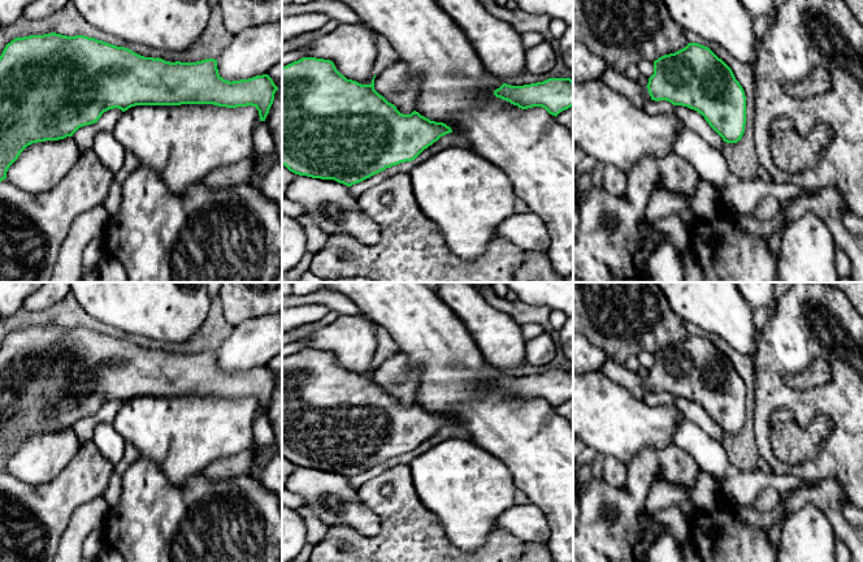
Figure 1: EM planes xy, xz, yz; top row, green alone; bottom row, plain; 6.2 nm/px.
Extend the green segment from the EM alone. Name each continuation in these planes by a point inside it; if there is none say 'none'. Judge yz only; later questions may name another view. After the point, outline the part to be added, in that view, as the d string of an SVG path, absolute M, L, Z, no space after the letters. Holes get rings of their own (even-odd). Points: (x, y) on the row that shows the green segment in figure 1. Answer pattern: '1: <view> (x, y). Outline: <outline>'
1: yz (633, 91). Outline: M608 68L602 74L600 81L610 88L625 96L639 109L645 109L645 105L651 100L647 87L643 87L638 82L628 78L624 73L617 73Z

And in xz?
none

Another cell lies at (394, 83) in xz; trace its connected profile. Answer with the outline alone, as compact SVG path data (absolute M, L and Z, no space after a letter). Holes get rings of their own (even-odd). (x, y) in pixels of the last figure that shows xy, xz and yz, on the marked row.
M396 62L376 74L374 90L403 114L415 111L419 77L411 77L404 62Z

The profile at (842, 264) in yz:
M836 247L836 269L840 278L850 277L851 274L851 263L840 247Z

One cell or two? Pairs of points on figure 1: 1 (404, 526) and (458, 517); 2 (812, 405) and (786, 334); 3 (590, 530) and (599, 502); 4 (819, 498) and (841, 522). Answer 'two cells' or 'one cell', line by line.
1: two cells
2: one cell
3: one cell
4: one cell

